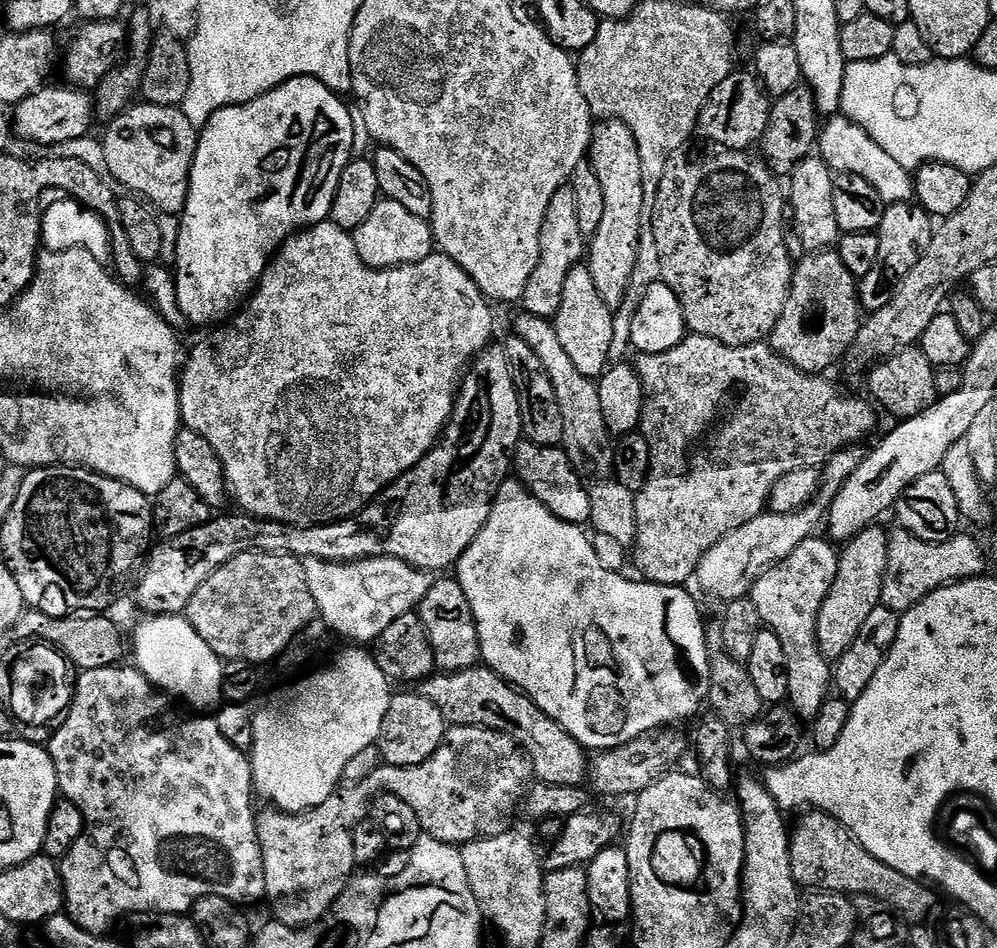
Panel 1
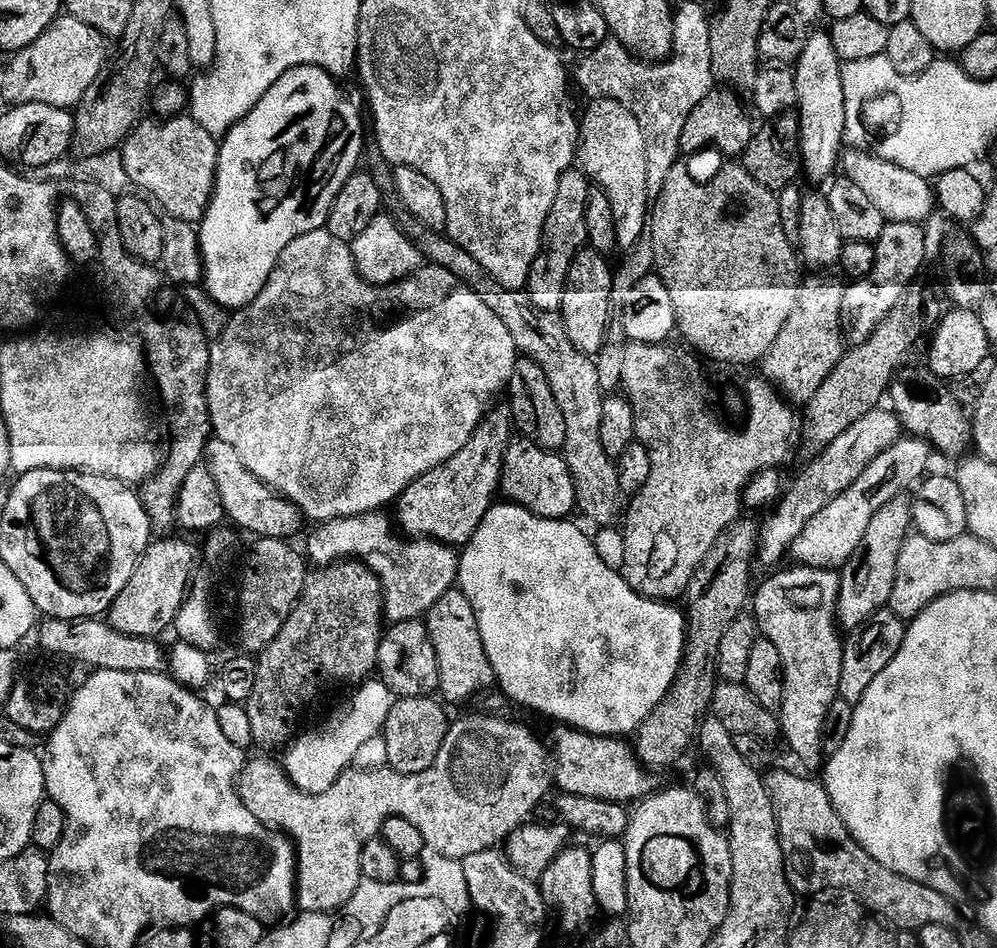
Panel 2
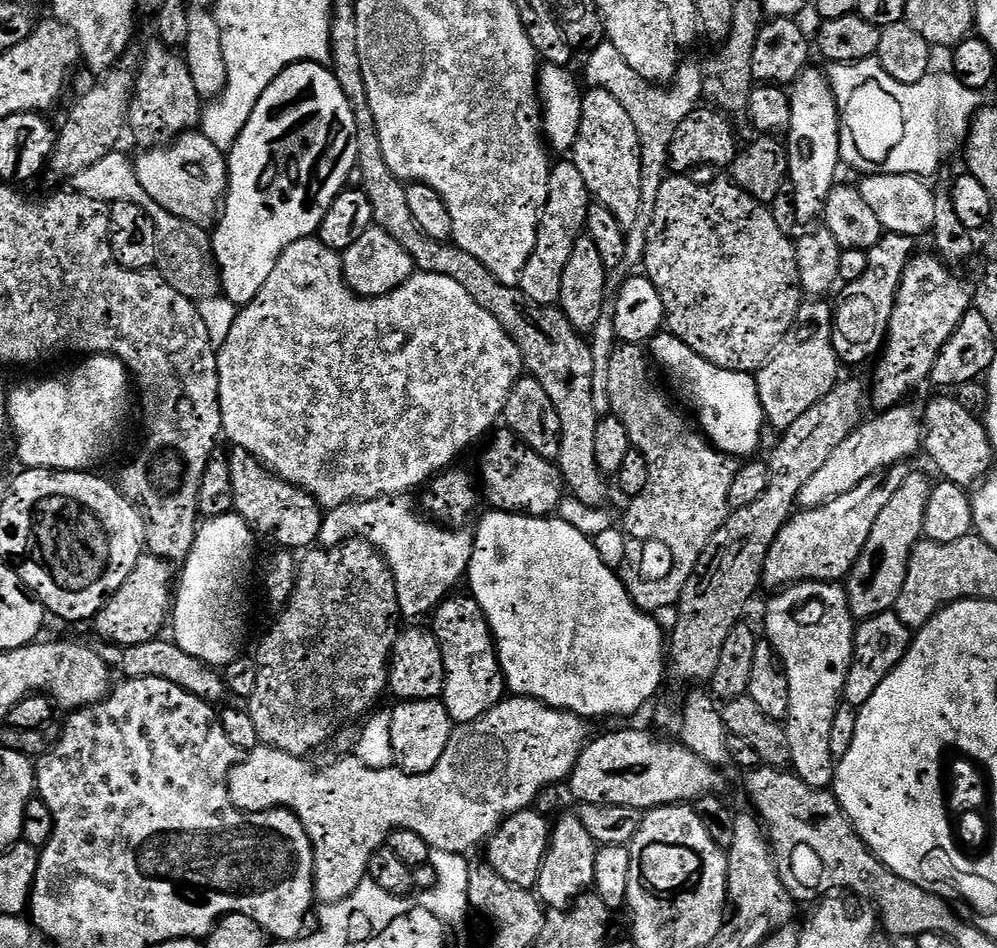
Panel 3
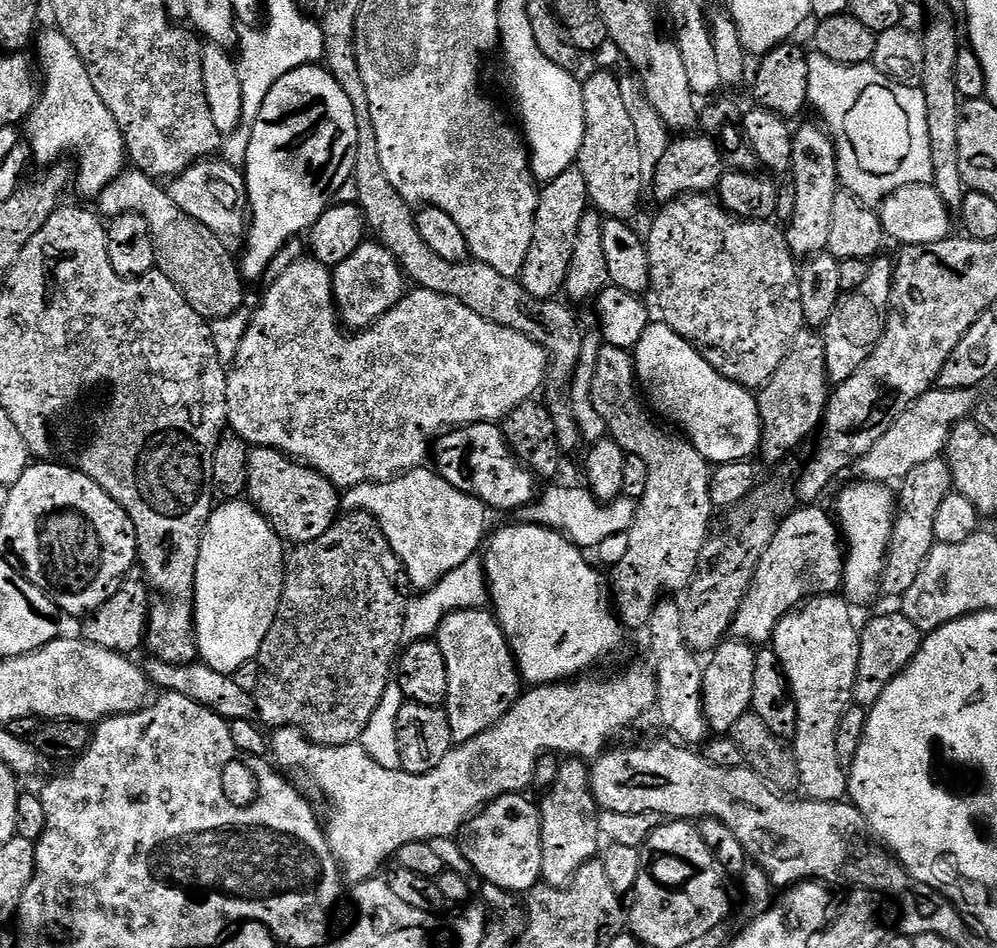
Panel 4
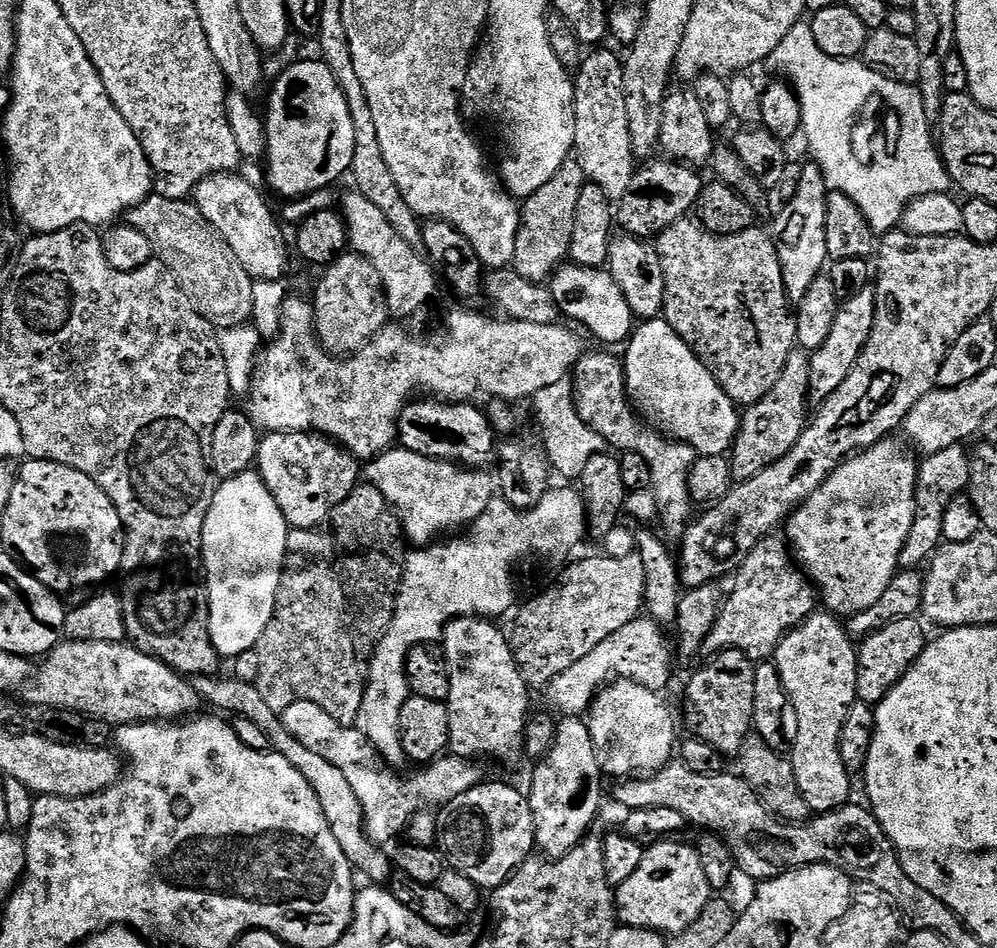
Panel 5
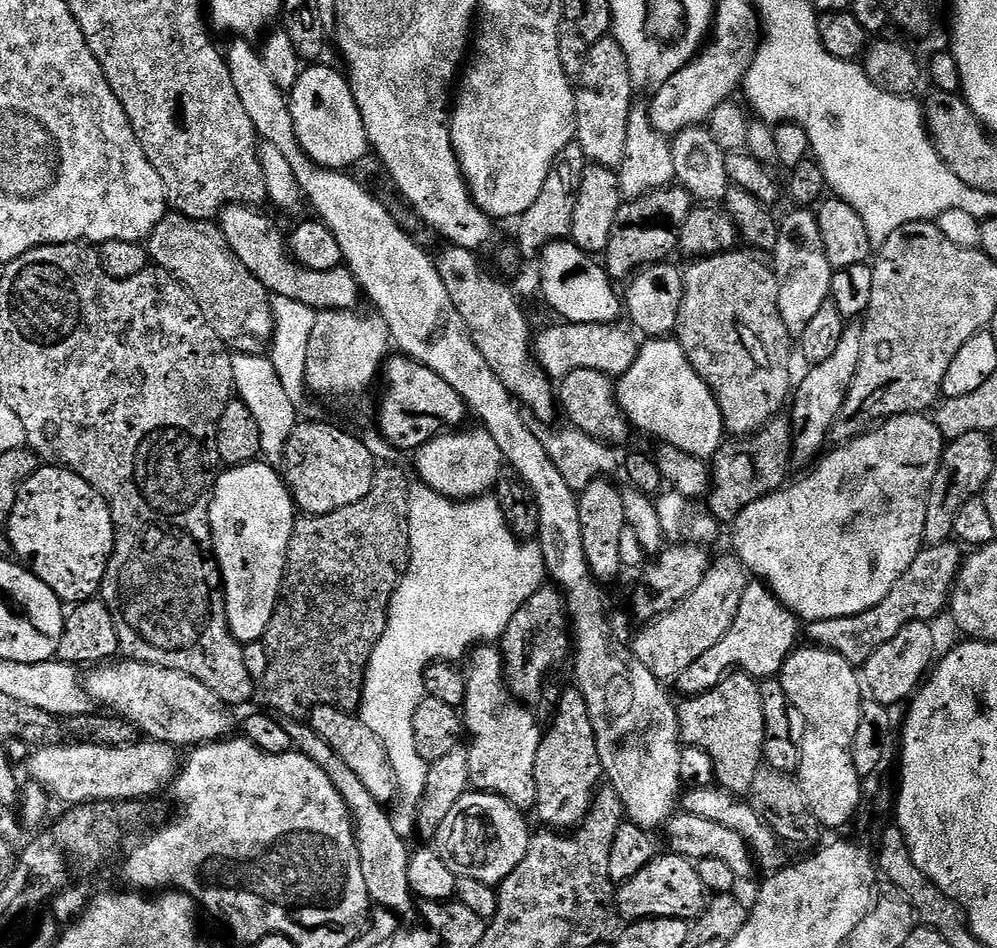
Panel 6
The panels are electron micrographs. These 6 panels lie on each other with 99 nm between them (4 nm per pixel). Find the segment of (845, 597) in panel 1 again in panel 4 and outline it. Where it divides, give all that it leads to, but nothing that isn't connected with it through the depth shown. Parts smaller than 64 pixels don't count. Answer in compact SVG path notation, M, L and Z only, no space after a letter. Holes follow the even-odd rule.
M937 458L922 462L922 466L914 466L914 470L910 470L910 474L904 477L899 488L896 525L888 543L884 570L878 581L882 592L896 598L904 597L906 590L910 590L910 585L918 578L930 550L937 544L934 518L938 515L938 506L942 506L944 499L954 490L952 471L947 459Z

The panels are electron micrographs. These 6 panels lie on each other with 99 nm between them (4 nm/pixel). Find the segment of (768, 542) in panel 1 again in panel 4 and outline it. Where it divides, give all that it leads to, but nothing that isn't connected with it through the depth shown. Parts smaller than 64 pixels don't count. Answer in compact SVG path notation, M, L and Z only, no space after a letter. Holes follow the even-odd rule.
M939 386L922 394L902 415L870 446L870 450L861 460L856 461L854 472L857 477L881 482L903 481L905 476L914 470L914 466L922 466L922 462L937 459L947 449L952 427L969 419L978 399L971 388L966 390L950 390Z

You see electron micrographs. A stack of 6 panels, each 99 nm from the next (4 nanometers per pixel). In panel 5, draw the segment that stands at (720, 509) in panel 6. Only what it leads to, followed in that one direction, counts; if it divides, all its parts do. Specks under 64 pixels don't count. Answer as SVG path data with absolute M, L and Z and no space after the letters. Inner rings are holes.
M793 350L790 358L786 358L786 366L782 374L778 374L778 382L770 386L770 394L756 404L749 404L743 409L740 417L740 428L736 431L736 441L730 449L732 462L732 479L739 482L754 478L762 469L778 462L790 450L794 450L794 442L808 426L810 419L810 366L809 353Z

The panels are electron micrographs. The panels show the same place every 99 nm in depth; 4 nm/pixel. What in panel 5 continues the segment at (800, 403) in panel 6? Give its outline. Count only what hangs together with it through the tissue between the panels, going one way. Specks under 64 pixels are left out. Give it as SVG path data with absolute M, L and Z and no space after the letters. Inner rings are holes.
M869 286L863 288L856 296L847 297L841 303L838 314L834 318L834 326L830 329L830 336L826 342L817 350L811 353L810 359L810 390L809 397L813 401L822 402L846 382L850 370L854 370L854 362L862 354L866 342L872 333L874 318L876 317L876 290Z

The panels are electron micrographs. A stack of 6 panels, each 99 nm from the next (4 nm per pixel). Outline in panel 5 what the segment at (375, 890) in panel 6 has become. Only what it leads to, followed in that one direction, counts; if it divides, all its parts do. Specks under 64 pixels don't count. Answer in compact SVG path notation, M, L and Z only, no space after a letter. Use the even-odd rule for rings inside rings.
M219 675L197 676L191 681L191 686L198 693L201 701L207 707L208 704L212 707L209 709L220 714L233 712L231 714L233 717L254 722L254 726L259 726L262 729L262 734L265 734L271 751L282 754L313 787L319 802L322 803L323 814L326 815L326 820L330 823L330 830L333 831L334 838L337 839L338 846L342 847L342 852L346 854L347 860L359 873L361 871L370 879L367 881L374 884L387 883L392 876L391 857L389 855L387 857L383 853L385 851L368 838L364 826L362 804L358 799L358 794L351 789L350 782L343 777L342 770L328 762L326 758L322 758L320 754L307 750L306 746L298 742L286 730L284 723L280 720L279 713L267 705L266 698L262 698L262 694L256 689L255 684L247 684L235 678L220 679Z

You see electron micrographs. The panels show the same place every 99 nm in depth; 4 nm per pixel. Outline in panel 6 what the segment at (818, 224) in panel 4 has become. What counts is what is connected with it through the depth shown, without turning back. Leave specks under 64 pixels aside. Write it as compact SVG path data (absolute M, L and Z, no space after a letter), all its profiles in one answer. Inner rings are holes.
M800 206L788 217L779 221L780 229L778 230L778 246L775 252L771 253L770 263L776 274L778 282L778 310L782 314L782 322L786 322L788 335L793 338L799 338L802 330L822 310L822 306L829 303L832 295L832 273L833 268L830 266L830 258L826 258L826 246L822 246L822 230L818 230L816 213L811 207Z

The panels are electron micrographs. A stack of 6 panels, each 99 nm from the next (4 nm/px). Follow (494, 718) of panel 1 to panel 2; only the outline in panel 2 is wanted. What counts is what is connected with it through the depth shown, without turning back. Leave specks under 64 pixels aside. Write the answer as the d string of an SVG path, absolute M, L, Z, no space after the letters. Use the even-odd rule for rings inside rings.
M567 726L557 729L556 745L552 750L550 748L550 756L556 759L554 784L557 789L560 787L561 793L582 794L582 798L598 798L615 804L635 801L641 795L640 779L646 772L638 763L633 749L624 745L627 743L610 736L591 736L589 732Z

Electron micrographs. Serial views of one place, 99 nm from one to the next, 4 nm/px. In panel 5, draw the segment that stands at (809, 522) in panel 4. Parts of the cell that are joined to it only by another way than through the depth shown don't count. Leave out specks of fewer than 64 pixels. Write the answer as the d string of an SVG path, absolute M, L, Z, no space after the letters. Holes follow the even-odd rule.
M769 534L760 540L758 546L754 546L754 550L750 550L746 562L742 562L734 579L736 581L732 584L732 592L730 588L714 629L714 641L716 640L717 649L736 648L753 662L767 661L769 658L775 657L776 648L783 642L784 637L817 611L817 589L798 567L793 553L790 551L790 545L783 535Z

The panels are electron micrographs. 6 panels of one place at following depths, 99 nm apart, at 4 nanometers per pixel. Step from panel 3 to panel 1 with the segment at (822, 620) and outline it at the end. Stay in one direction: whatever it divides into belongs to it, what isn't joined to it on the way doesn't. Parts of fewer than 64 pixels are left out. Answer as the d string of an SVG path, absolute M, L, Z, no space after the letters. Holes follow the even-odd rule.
M813 538L802 542L802 546L795 548L783 562L758 577L750 593L761 625L782 642L784 665L788 671L787 703L804 722L815 718L833 687L833 669L816 645L816 616L834 582L840 558L837 549L832 549L833 545L824 540Z

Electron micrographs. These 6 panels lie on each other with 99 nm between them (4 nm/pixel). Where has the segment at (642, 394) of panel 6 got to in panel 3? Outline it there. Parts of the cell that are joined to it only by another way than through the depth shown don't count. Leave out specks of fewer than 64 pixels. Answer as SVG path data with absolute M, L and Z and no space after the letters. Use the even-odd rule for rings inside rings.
M661 330L652 337L650 356L655 367L668 375L673 388L671 391L676 391L692 407L691 415L709 444L713 444L719 452L737 458L748 458L755 453L752 451L760 444L760 431L766 428L766 421L753 373L714 366L706 362L706 358L694 354L686 342L667 330Z

